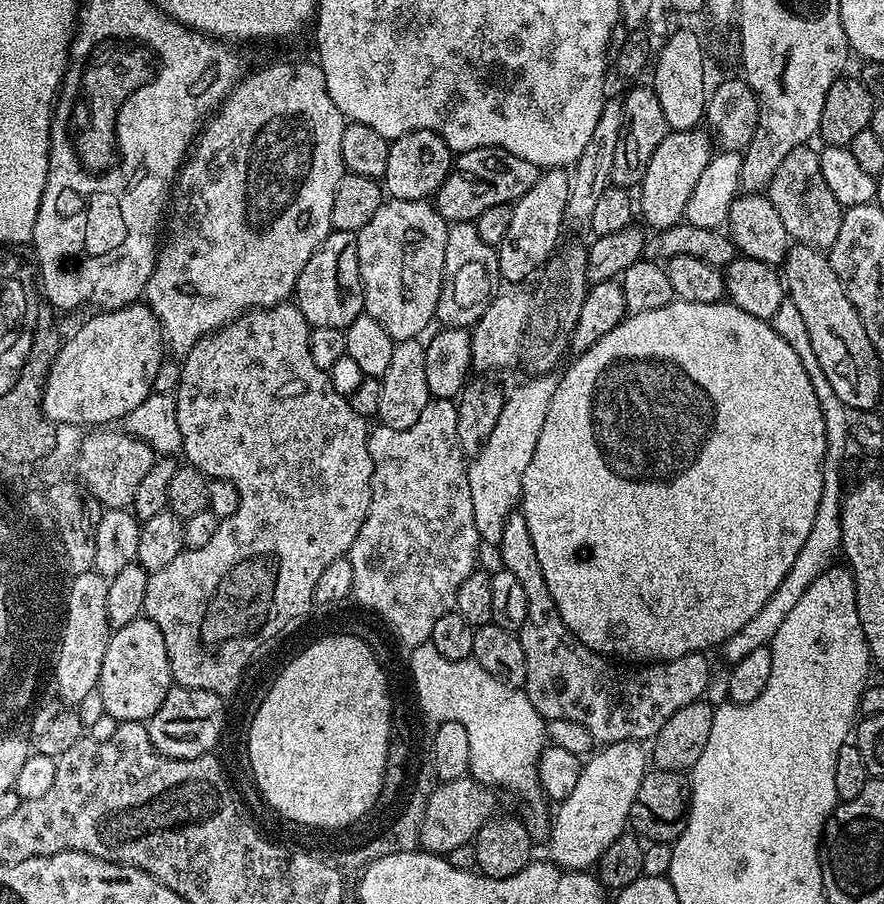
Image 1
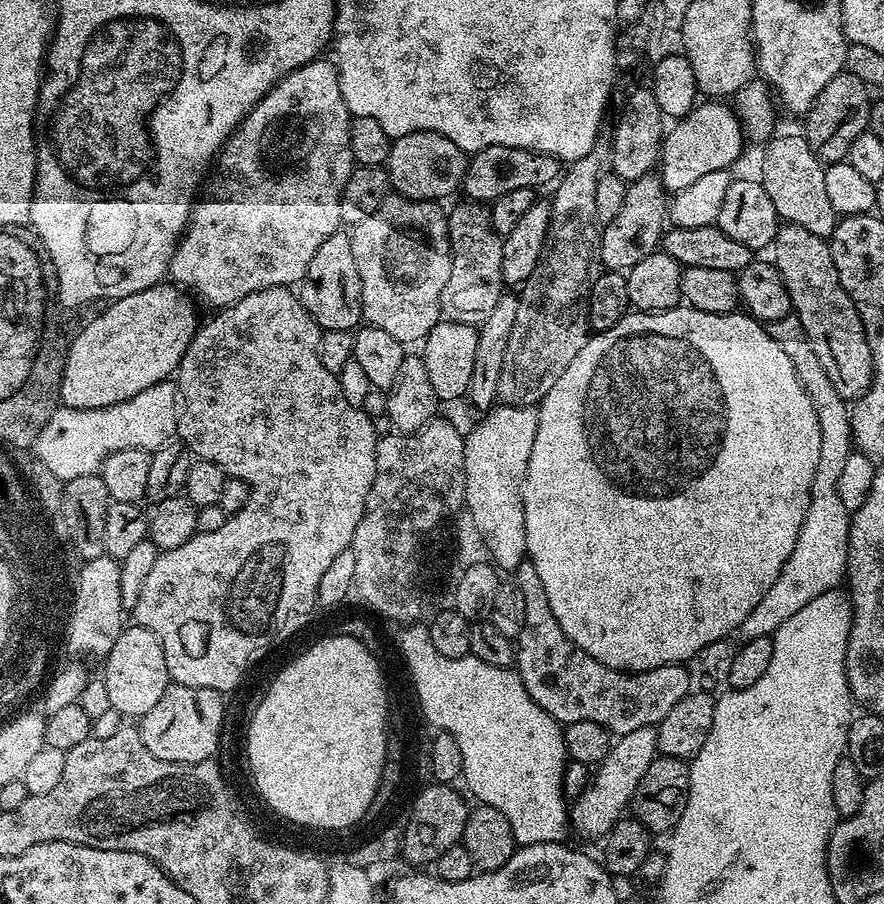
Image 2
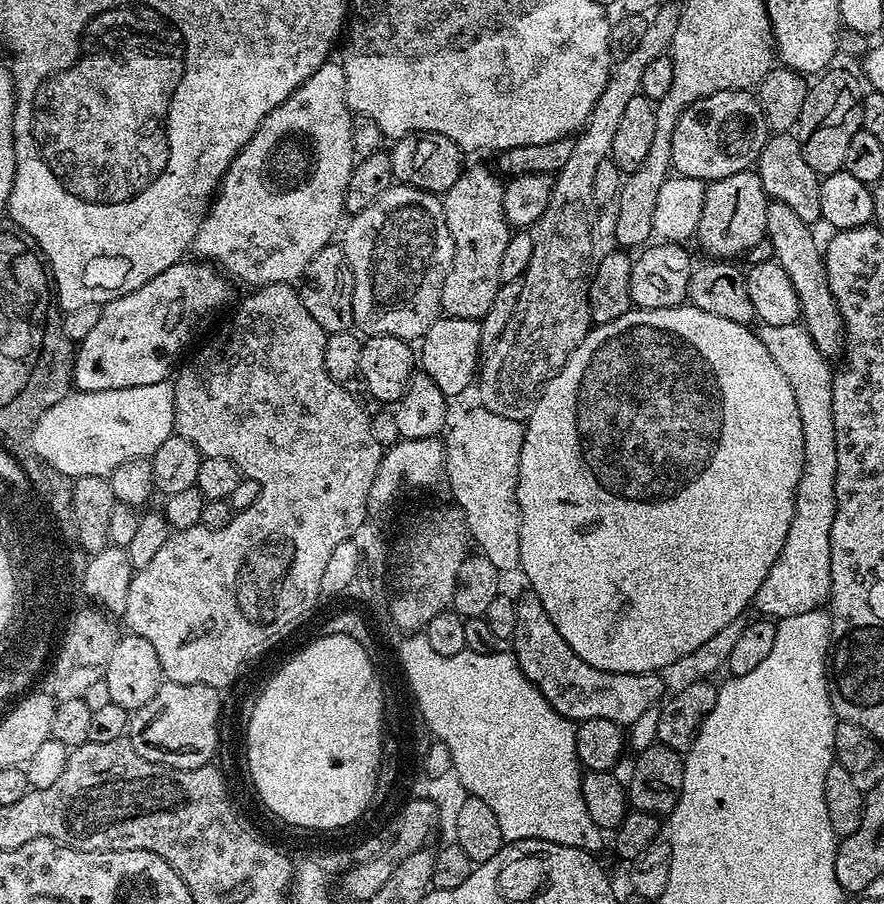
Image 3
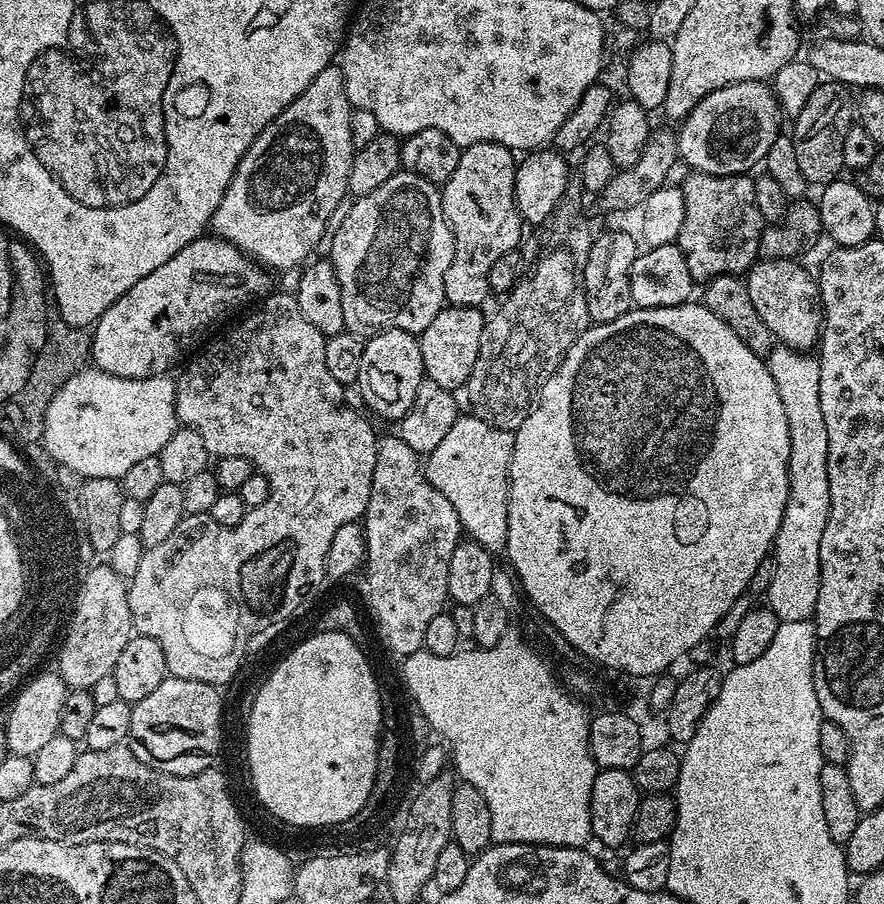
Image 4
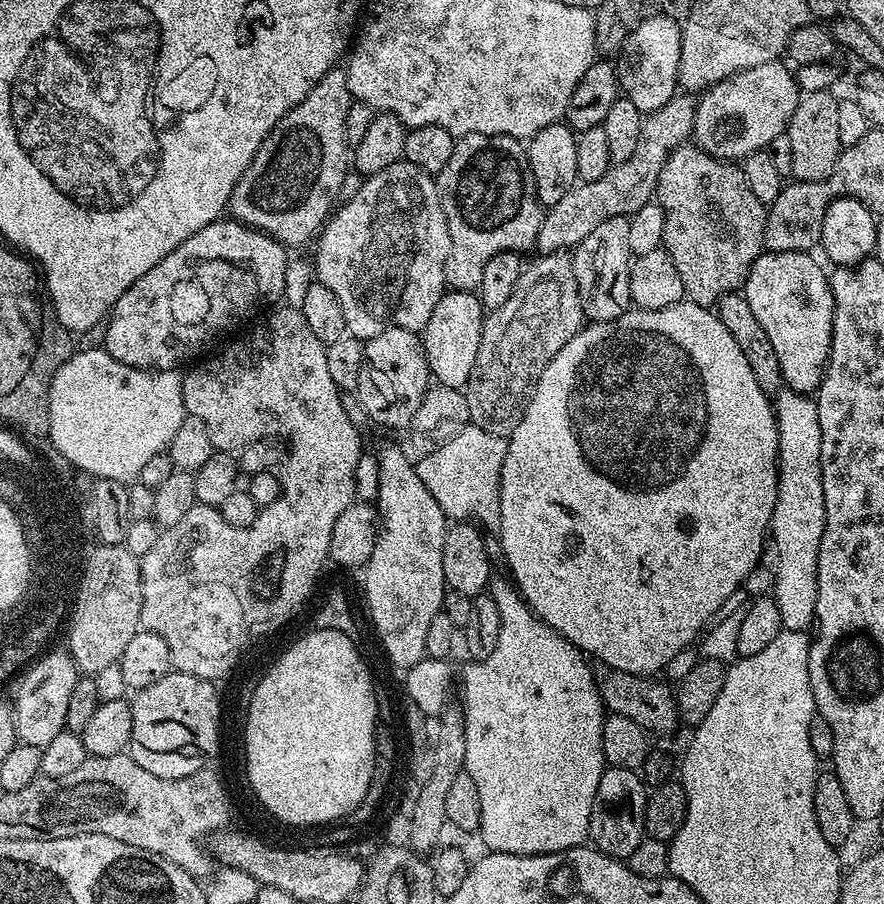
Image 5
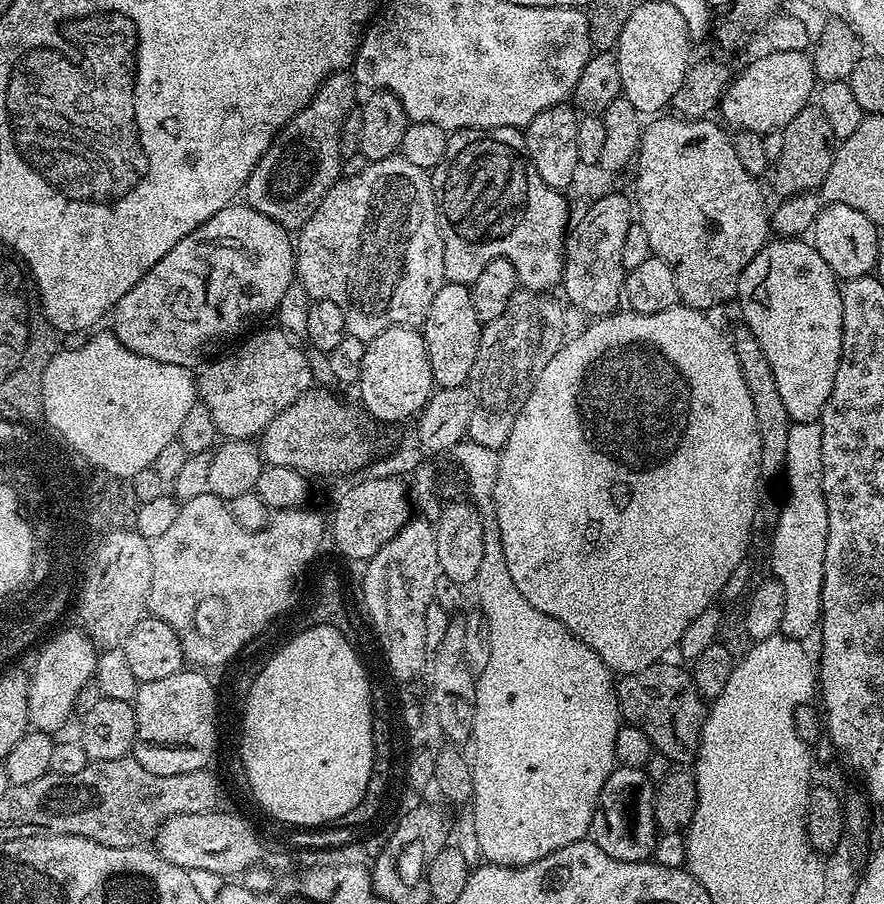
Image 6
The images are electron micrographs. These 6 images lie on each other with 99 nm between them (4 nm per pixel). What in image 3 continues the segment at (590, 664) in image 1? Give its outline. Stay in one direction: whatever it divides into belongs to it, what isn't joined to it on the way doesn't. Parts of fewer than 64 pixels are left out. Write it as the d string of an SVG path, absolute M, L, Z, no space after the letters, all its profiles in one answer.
M531 590L525 593L516 600L514 655L520 669L552 703L554 710L573 722L606 718L621 726L631 726L665 695L664 682L659 675L614 674L582 662L582 658L570 650L566 638L558 634L554 622L550 622L550 614L546 614L536 593Z

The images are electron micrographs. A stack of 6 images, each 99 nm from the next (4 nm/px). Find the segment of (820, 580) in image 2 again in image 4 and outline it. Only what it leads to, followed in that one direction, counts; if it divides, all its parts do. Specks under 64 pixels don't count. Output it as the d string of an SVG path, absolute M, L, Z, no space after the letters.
M776 346L768 353L766 363L774 386L778 386L782 410L786 410L786 426L790 426L788 501L770 553L772 577L768 580L766 604L781 622L811 621L818 602L822 530L826 530L830 514L828 439L826 421L822 419L822 401L818 399L820 362L808 352Z

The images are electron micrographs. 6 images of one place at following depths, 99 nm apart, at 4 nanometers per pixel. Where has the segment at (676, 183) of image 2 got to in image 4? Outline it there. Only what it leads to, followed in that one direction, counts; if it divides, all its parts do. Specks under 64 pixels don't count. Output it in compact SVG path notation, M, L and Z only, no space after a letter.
M763 80L750 82L734 82L730 86L722 86L722 90L714 90L706 94L690 110L690 114L679 125L679 159L689 164L692 172L705 172L715 176L739 176L751 173L755 164L759 165L764 156L774 146L776 137L781 135L780 120L782 113L776 93L772 91L771 83Z

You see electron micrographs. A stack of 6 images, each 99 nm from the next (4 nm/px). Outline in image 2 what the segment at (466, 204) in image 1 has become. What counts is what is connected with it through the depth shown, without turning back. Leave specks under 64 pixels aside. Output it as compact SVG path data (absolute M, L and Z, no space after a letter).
M486 146L486 150L471 153L468 169L464 172L462 192L472 202L491 202L510 194L510 190L526 190L555 185L562 176L561 161L550 154L538 154L532 150L511 148L510 146Z

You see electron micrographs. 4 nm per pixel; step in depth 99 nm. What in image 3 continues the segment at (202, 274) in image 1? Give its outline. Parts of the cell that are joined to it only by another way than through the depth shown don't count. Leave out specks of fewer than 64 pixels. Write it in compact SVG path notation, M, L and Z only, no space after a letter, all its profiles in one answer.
M343 63L323 64L306 78L306 82L302 82L302 86L298 86L298 90L294 90L294 94L290 94L290 98L286 98L286 102L282 102L282 106L264 119L254 138L250 138L246 147L236 155L200 224L194 245L195 255L215 262L237 281L240 279L252 284L248 286L299 281L318 250L333 243L332 235L335 232L337 235L346 216L346 186L354 167L350 142L352 118L353 113L346 102Z

